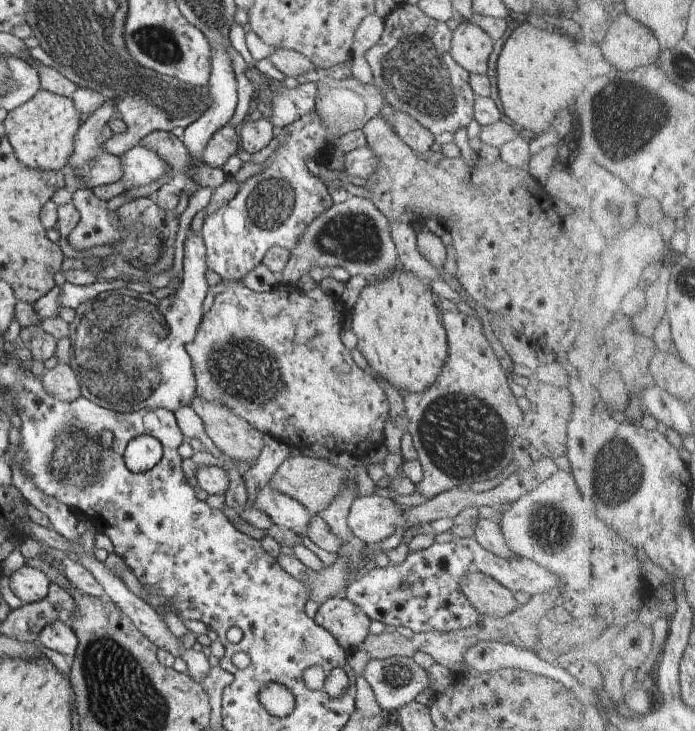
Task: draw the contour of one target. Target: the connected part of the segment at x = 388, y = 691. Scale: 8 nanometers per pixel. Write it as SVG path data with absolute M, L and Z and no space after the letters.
M388 657L387 659L372 659L368 661L364 678L372 687L375 699L382 712L387 715L394 710L400 710L404 705L414 701L414 698L424 689L430 688L430 678L427 669L421 667L413 657Z

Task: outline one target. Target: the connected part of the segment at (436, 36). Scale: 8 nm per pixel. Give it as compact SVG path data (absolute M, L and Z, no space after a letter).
M402 4L385 18L384 31L380 40L365 51L365 58L373 73L373 82L385 94L393 108L403 110L433 135L452 134L467 127L473 119L476 94L469 83L469 73L464 70L449 53L451 30L444 21L424 14L418 5Z

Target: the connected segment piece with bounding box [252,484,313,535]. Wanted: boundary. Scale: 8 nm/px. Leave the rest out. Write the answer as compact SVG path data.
M270 484L258 490L252 507L265 512L274 525L295 530L302 535L307 532L313 516L301 502L274 489Z

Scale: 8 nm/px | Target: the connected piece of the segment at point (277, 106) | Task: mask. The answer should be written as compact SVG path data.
M310 82L299 84L295 88L287 88L284 83L276 83L268 91L273 110L273 126L286 127L296 119L315 110L315 101L318 93L318 83Z

